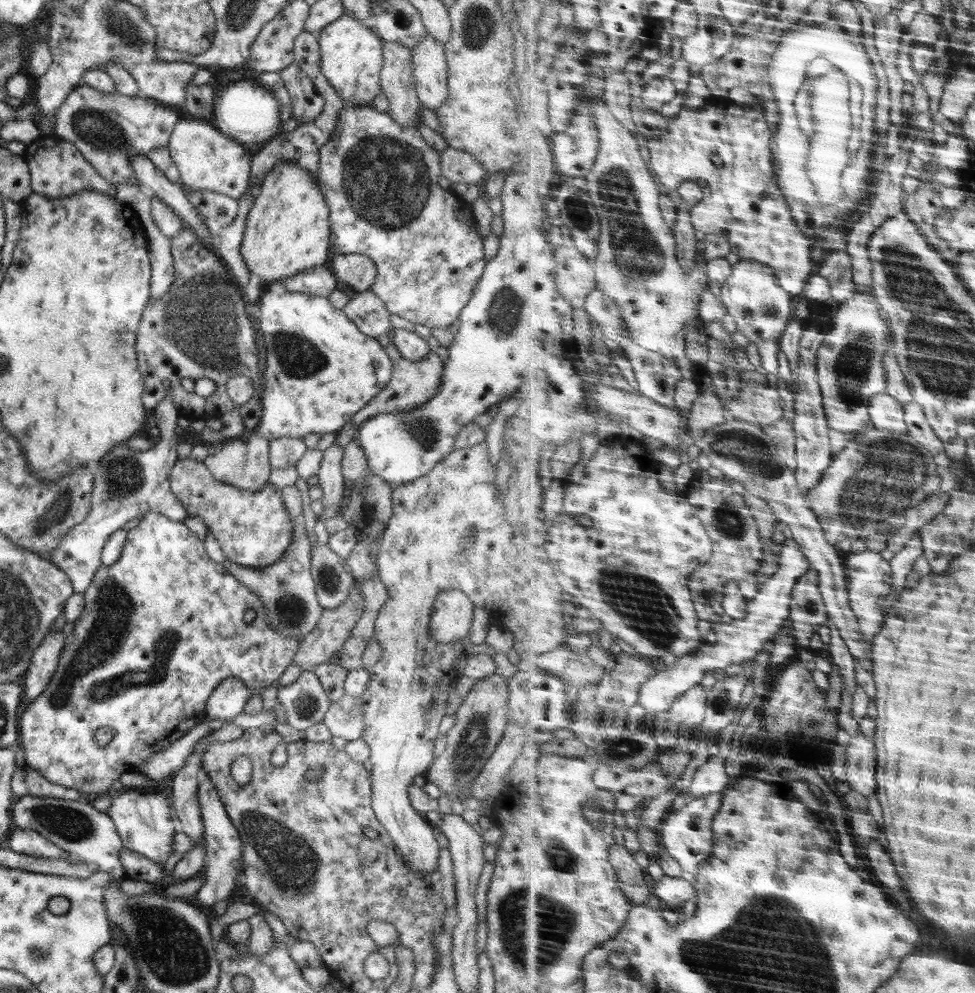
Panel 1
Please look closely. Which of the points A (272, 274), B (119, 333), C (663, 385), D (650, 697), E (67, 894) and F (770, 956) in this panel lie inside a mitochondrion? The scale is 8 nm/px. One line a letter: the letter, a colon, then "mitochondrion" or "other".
A: other
B: mitochondrion
C: other
D: other
E: other
F: mitochondrion

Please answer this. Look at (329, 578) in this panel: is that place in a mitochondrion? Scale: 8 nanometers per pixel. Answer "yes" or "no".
yes

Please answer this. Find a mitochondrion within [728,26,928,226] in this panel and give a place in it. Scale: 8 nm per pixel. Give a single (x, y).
(826, 82)

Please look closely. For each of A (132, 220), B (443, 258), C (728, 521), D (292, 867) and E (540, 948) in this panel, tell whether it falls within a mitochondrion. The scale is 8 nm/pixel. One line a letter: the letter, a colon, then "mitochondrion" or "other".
A: other
B: other
C: mitochondrion
D: mitochondrion
E: mitochondrion

